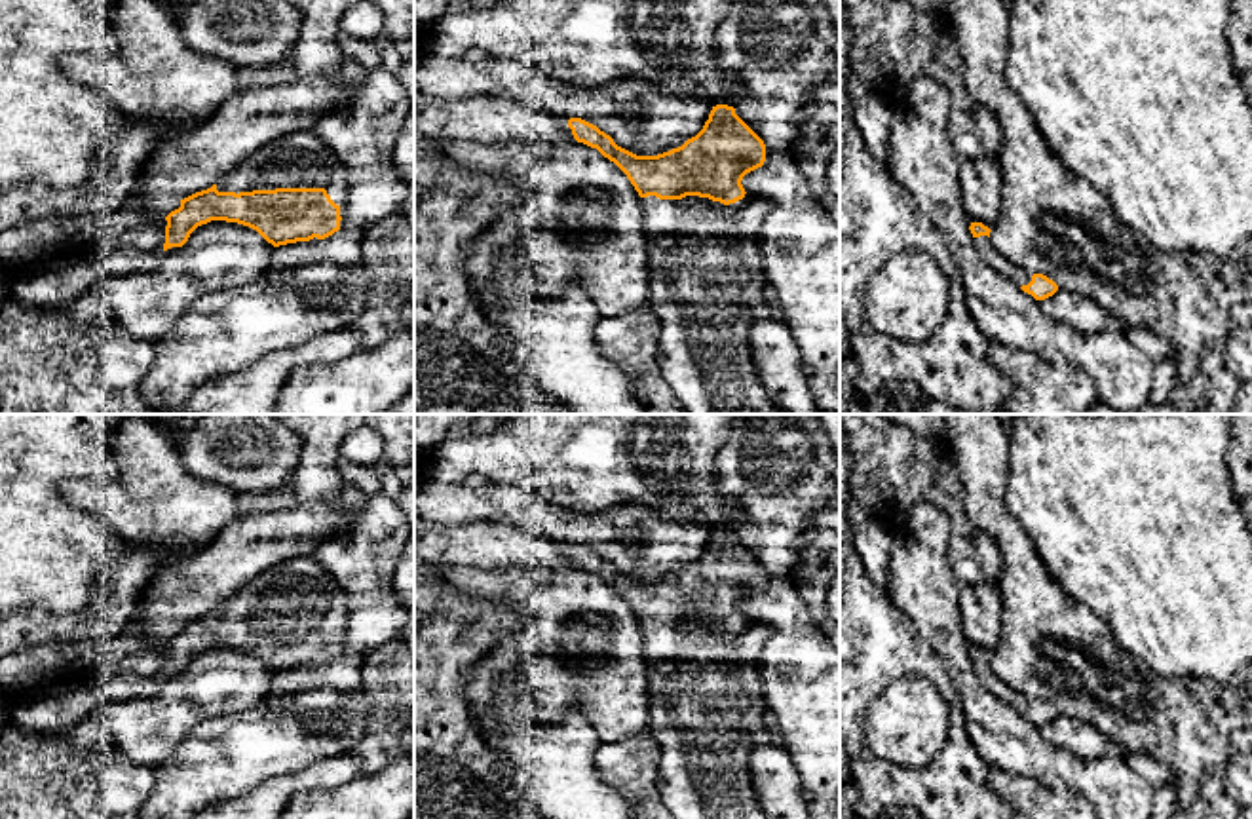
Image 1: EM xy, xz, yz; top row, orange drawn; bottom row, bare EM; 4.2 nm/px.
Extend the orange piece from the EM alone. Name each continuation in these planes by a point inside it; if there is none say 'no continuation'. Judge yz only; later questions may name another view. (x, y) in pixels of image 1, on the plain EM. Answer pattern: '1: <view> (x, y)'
1: yz (986, 677)

